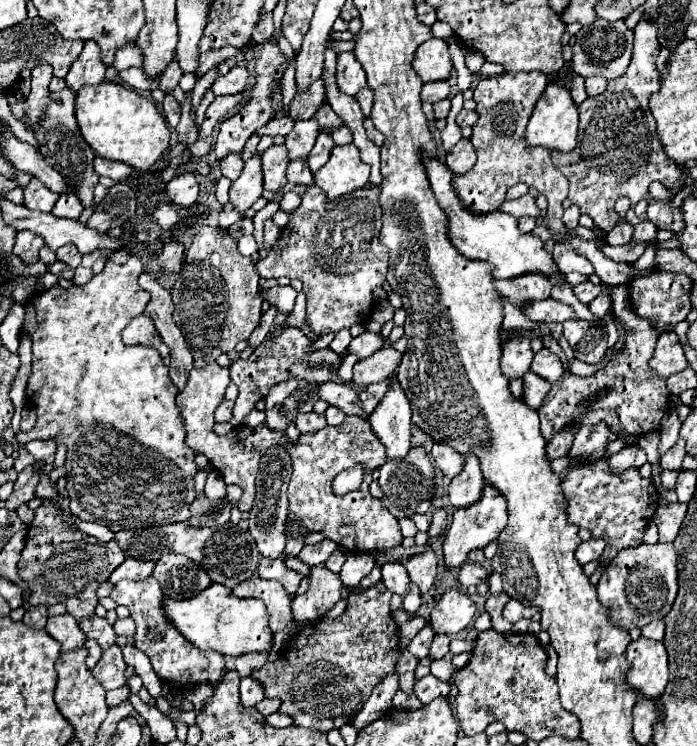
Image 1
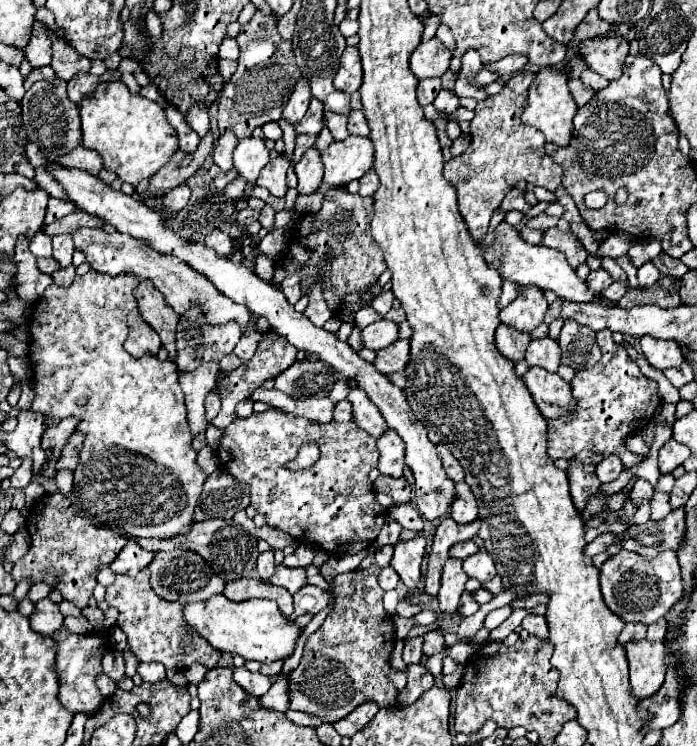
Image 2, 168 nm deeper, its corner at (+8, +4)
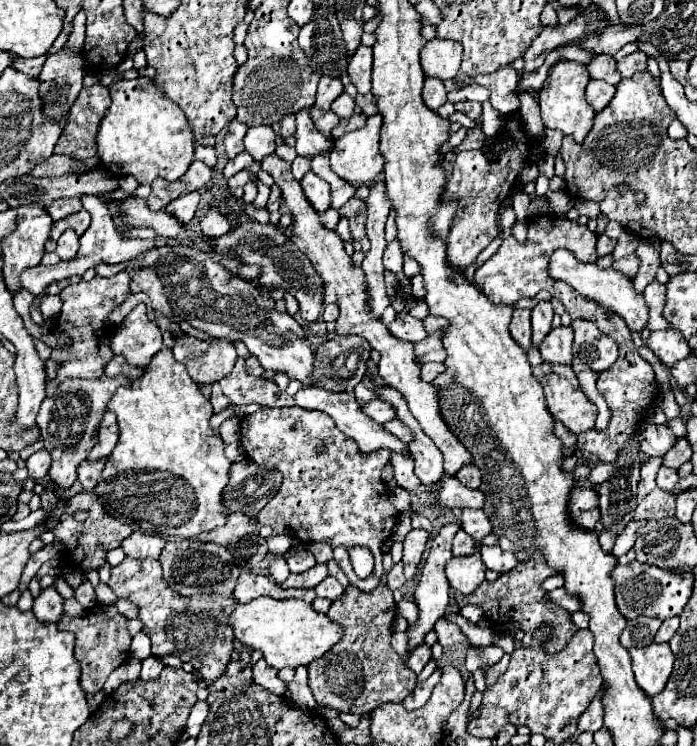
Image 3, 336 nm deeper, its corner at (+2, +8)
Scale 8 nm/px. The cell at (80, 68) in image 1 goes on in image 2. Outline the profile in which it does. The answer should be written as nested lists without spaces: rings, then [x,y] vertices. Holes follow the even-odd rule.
[[[90,73],[88,75],[78,75],[76,79],[68,81],[68,97],[70,97],[70,101],[80,107],[80,103],[88,95],[92,95],[96,91],[98,83],[100,83],[100,79],[96,75],[90,75]]]

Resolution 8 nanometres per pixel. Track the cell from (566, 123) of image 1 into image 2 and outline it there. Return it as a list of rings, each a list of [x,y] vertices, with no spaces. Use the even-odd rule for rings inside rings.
[[[540,69],[534,77],[534,83],[528,91],[528,105],[522,113],[522,119],[524,123],[536,127],[538,131],[544,133],[546,141],[550,143],[556,143],[558,147],[566,147],[572,139],[572,131],[574,131],[574,125],[572,125],[572,119],[578,111],[578,105],[574,103],[572,95],[570,95],[570,89],[568,89],[568,75],[562,73],[562,71],[554,71],[554,69]]]

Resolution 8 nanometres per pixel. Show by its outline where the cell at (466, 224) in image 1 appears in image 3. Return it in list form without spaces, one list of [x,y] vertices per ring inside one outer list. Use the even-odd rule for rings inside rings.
[[[556,249],[552,253],[552,259],[550,259],[550,265],[548,265],[548,271],[550,271],[550,277],[556,279],[556,281],[564,281],[568,283],[570,287],[574,287],[582,297],[594,301],[596,305],[604,307],[606,311],[614,311],[616,315],[620,315],[628,327],[632,331],[642,331],[646,327],[646,321],[648,321],[648,307],[644,303],[644,297],[642,293],[636,293],[634,287],[632,287],[632,281],[626,279],[622,273],[614,271],[614,269],[600,269],[598,265],[594,263],[580,263],[574,253],[566,251],[566,249]]]

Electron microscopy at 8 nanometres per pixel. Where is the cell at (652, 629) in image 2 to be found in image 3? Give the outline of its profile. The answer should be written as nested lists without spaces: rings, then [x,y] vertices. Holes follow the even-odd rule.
[[[670,617],[670,619],[666,619],[664,623],[662,623],[662,627],[658,629],[658,633],[656,633],[656,643],[662,643],[662,641],[670,641],[670,637],[674,635],[674,631],[678,629],[678,617]]]

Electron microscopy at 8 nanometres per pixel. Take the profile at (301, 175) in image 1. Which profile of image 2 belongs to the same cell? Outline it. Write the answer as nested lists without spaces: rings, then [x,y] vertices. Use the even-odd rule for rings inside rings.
[[[298,135],[296,137],[296,149],[294,149],[294,163],[308,151],[308,147],[312,147],[316,143],[318,135]]]

